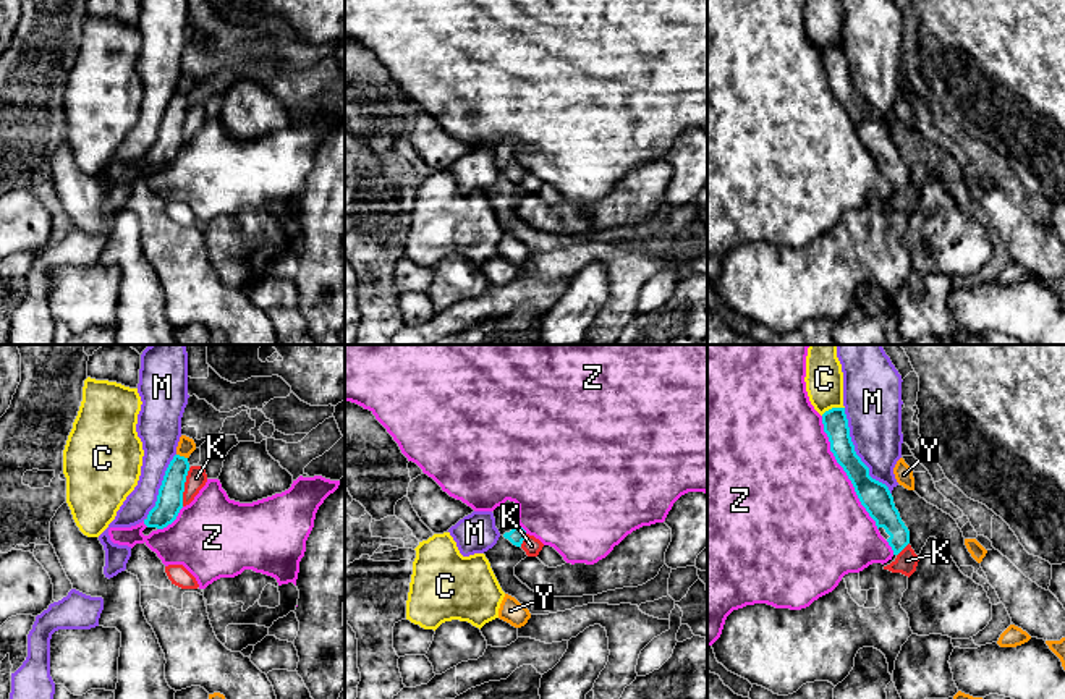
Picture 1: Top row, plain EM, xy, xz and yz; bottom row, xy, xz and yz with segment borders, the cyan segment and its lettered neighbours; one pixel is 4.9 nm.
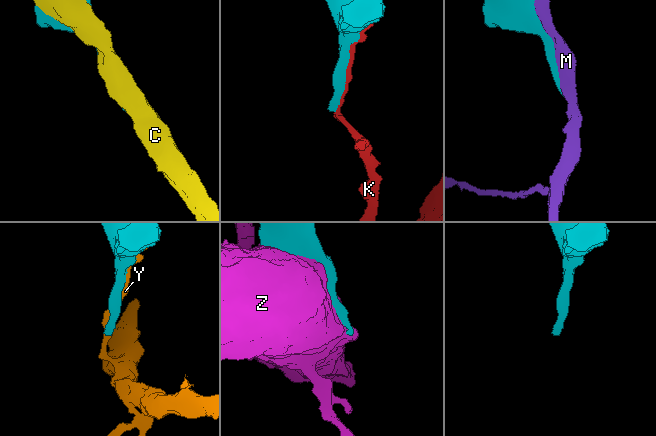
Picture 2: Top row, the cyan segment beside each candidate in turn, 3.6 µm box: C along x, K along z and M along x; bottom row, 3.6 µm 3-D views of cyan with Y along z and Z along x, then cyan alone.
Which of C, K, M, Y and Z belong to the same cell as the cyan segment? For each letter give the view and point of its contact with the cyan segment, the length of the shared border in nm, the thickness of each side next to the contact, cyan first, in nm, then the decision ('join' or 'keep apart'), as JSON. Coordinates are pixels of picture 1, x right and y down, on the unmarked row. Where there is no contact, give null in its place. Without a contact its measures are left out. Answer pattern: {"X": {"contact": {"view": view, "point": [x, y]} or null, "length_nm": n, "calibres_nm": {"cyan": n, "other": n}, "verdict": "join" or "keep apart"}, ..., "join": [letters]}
{"C": {"contact": {"view": "yz", "point": [832, 46]}, "length_nm": 130, "calibres_nm": {"cyan": 130, "other": 190}, "verdict": "keep apart"}, "K": {"contact": {"view": "xy", "point": [183, 125]}, "length_nm": 200, "calibres_nm": {"cyan": 130, "other": 100}, "verdict": "keep apart"}, "M": {"contact": {"view": "yz", "point": [855, 91]}, "length_nm": 500, "calibres_nm": {"cyan": 150, "other": 280}, "verdict": "keep apart"}, "Y": {"contact": {"view": "xy", "point": [182, 94]}, "length_nm": 60, "calibres_nm": {"cyan": 130, "other": 90}, "verdict": "keep apart"}, "Z": {"contact": {"view": "yz", "point": [845, 109]}, "length_nm": 650, "calibres_nm": {"cyan": 150, "other": 500}, "verdict": "keep apart"}, "join": []}

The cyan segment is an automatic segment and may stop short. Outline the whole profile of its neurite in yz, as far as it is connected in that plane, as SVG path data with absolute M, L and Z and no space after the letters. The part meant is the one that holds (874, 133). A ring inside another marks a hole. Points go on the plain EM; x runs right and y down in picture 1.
M845 45L825 49L822 52L822 61L830 79L830 89L851 118L861 142L876 159L877 167L884 165L890 173L887 180L893 193L898 193L910 181L910 168L895 146L889 125L872 116L869 105L856 92Z

